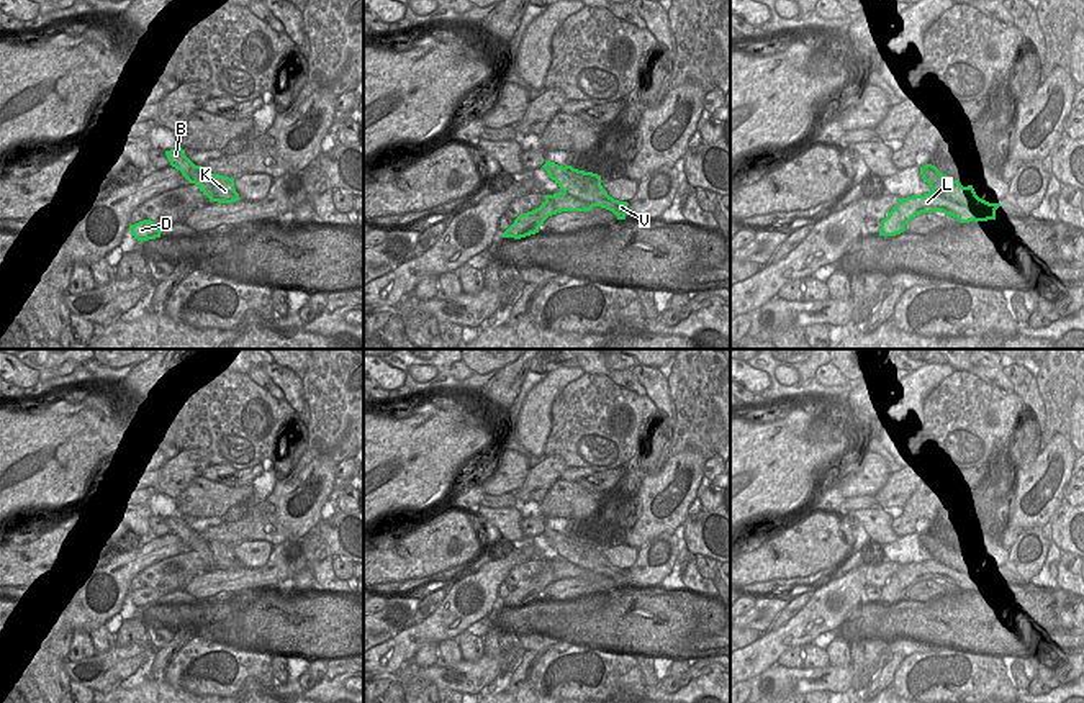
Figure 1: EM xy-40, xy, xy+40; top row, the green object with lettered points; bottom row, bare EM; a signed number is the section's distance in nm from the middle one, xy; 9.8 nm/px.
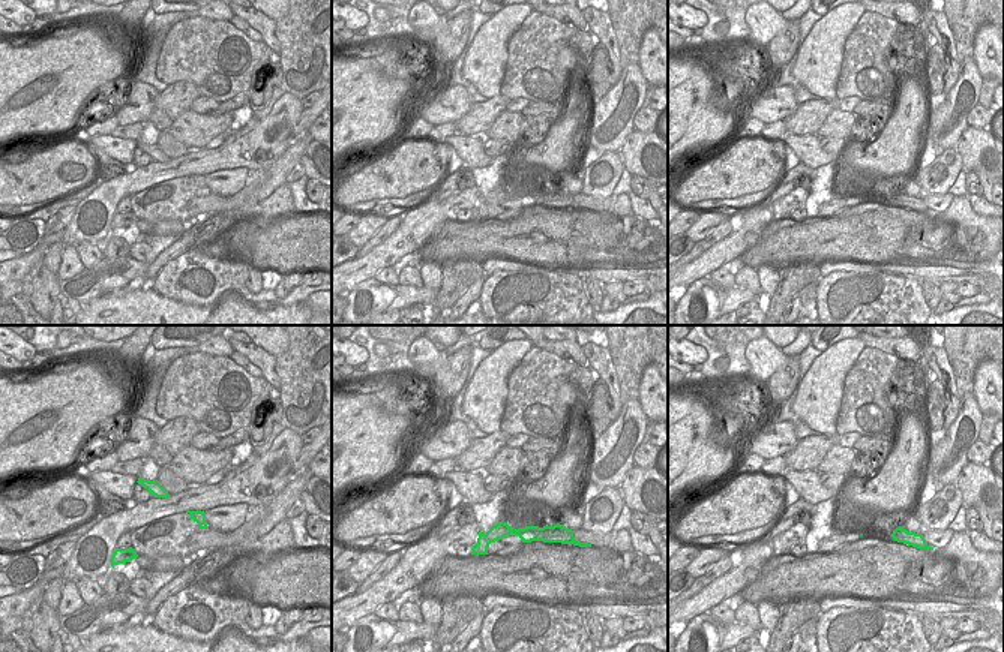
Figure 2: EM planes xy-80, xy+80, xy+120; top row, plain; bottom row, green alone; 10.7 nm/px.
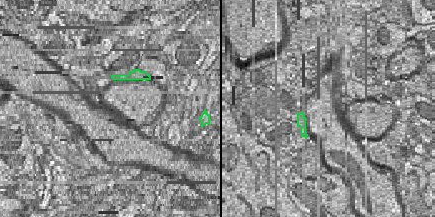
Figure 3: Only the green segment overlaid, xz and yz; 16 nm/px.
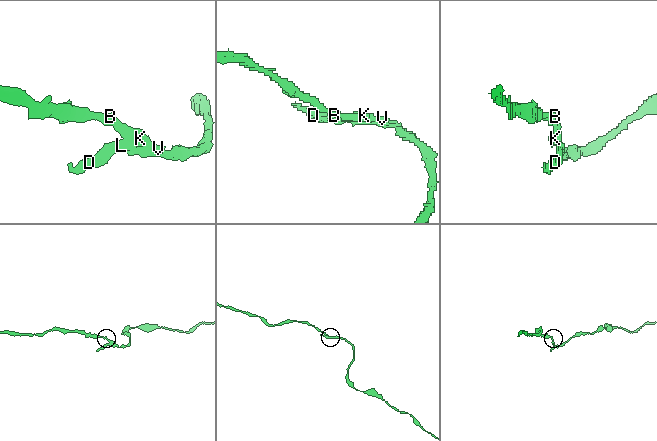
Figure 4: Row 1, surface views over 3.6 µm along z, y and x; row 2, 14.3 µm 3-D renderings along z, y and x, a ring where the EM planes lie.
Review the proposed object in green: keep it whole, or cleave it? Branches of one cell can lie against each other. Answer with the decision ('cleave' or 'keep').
cleave

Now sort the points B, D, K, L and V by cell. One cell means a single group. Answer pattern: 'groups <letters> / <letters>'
groups B K V / D L

